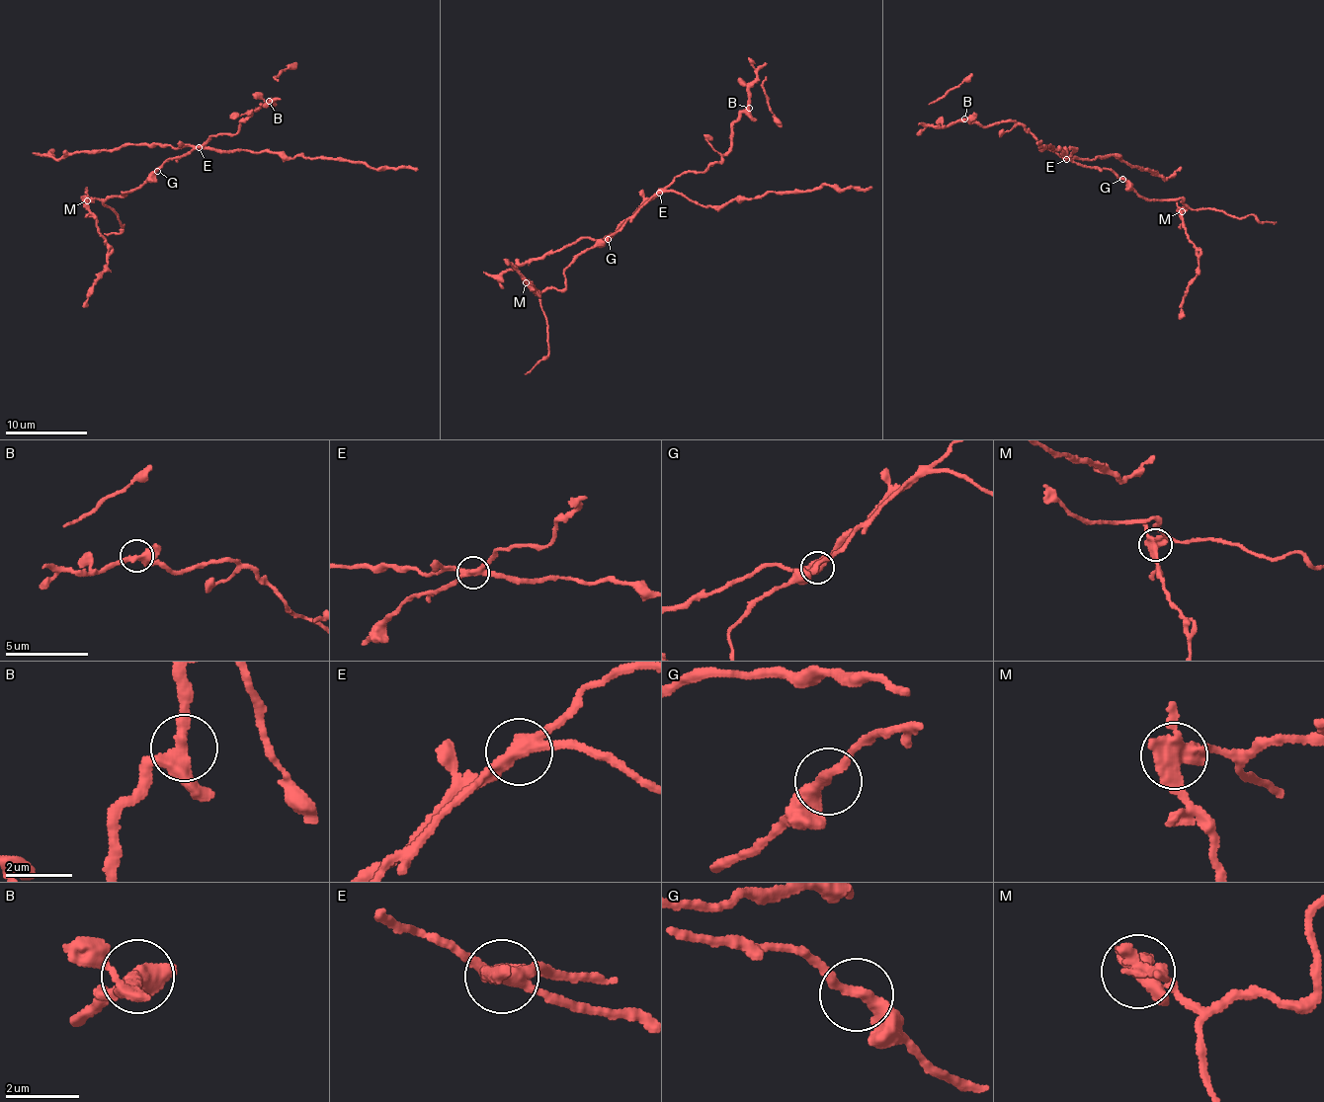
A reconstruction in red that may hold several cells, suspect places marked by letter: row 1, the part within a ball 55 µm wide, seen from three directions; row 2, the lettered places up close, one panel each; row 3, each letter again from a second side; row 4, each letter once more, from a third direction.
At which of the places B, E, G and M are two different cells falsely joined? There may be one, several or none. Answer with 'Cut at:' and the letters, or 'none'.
Cut at: E, M

